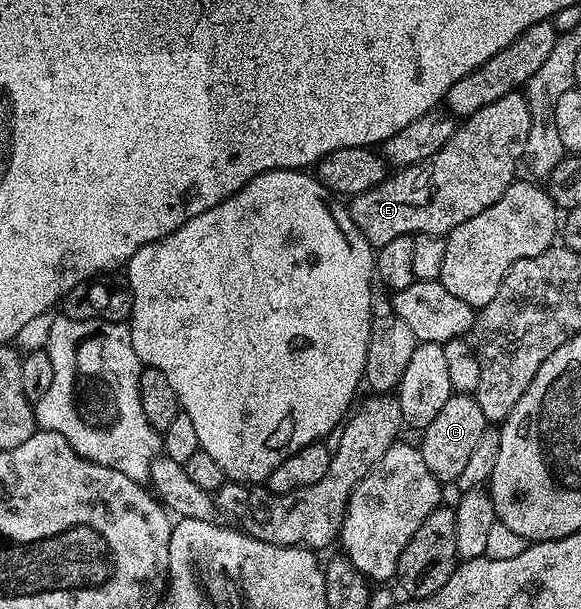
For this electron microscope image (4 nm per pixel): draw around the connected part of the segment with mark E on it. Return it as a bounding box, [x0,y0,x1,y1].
[347,92,530,248]

